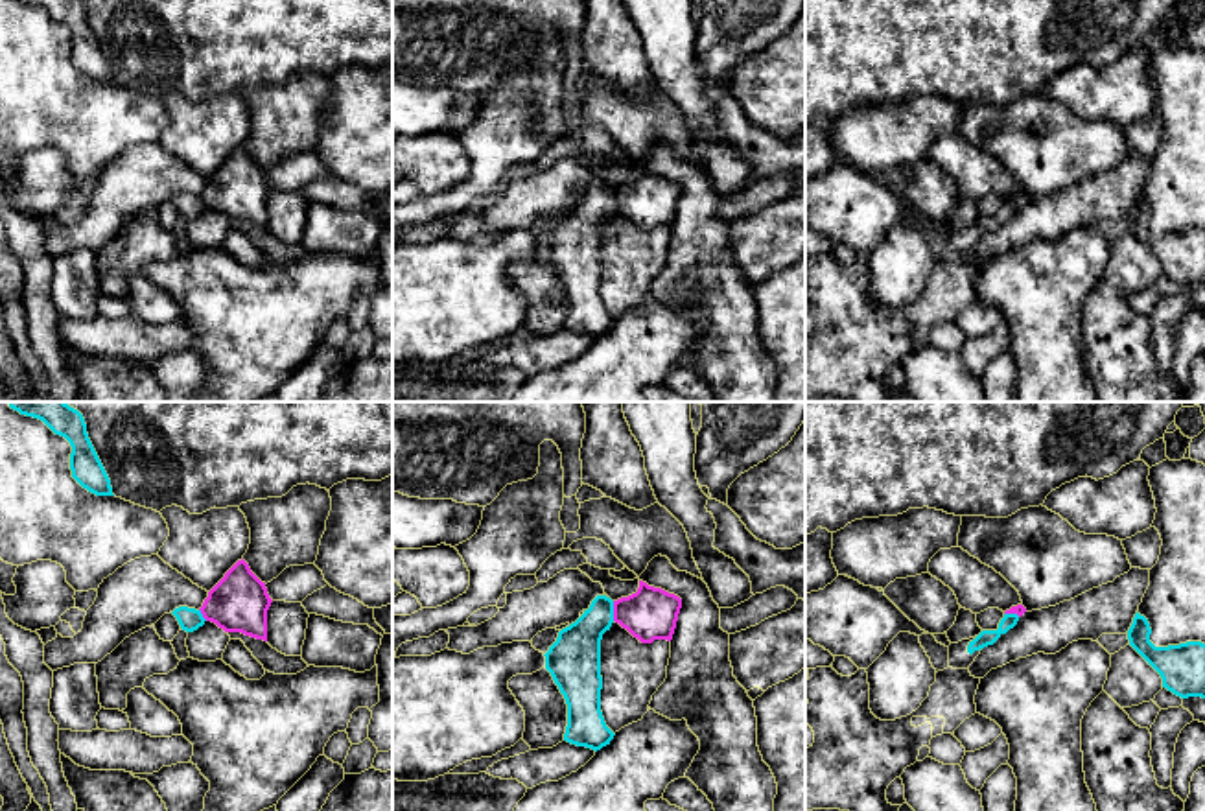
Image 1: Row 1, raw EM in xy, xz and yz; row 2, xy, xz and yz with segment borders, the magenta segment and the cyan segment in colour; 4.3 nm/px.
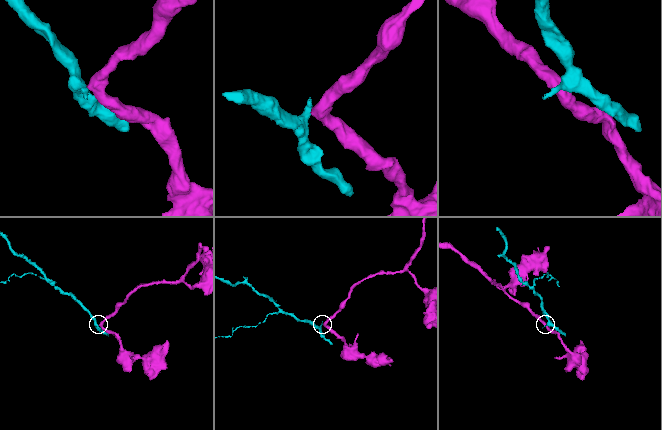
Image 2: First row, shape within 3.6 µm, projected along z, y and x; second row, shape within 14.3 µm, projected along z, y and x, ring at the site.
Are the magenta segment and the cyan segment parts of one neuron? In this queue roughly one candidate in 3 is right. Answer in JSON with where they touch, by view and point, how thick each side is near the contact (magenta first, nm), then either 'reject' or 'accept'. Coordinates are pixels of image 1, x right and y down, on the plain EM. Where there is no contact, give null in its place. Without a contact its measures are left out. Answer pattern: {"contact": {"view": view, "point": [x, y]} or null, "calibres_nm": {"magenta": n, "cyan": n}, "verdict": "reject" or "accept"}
{"contact": {"view": "xz", "point": [614, 198]}, "calibres_nm": {"magenta": 220, "cyan": 200}, "verdict": "reject"}

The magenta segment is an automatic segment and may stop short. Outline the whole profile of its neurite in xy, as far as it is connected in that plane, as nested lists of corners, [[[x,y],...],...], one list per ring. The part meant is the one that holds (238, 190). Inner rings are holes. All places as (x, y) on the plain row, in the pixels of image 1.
[[[241,146],[208,179],[199,195],[206,208],[216,210],[225,219],[267,229],[267,197],[273,186],[262,170]]]

